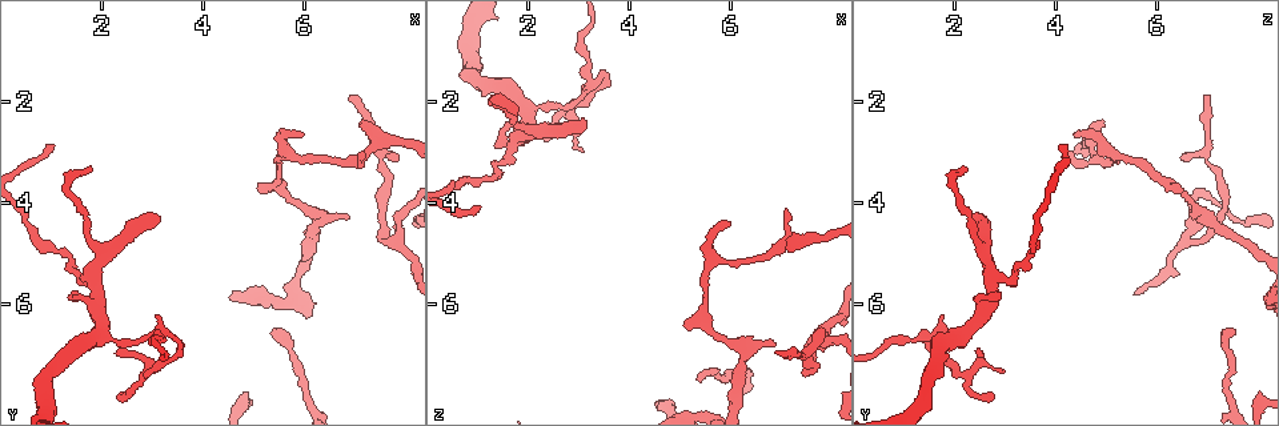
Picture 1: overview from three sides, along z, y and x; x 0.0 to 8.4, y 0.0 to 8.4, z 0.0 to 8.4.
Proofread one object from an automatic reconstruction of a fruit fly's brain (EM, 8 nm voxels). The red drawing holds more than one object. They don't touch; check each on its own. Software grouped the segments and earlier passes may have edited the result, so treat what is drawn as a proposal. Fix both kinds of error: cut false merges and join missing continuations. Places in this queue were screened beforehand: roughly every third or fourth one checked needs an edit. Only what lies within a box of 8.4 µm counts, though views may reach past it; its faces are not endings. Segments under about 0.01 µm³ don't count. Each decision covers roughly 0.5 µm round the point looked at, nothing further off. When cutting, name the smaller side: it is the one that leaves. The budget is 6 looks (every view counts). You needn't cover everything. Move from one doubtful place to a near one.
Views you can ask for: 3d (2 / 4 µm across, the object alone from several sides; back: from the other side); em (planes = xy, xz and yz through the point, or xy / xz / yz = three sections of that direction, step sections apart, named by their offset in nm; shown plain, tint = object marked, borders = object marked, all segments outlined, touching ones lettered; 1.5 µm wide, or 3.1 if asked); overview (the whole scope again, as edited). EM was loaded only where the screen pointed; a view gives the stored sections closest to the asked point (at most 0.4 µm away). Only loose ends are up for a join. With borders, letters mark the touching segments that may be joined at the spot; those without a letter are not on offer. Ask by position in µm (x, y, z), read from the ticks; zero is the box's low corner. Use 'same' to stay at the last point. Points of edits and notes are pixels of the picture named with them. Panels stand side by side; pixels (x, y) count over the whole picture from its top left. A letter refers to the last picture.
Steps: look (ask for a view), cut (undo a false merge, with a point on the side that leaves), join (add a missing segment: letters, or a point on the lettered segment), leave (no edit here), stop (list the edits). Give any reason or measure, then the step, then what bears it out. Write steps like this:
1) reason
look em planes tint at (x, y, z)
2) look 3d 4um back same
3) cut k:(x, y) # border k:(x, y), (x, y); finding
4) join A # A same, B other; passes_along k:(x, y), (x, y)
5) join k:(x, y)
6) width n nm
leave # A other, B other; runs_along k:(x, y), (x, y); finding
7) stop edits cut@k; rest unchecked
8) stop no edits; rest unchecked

sharp bend
look 3d 2um at (6.35, 4.25, 6.85)

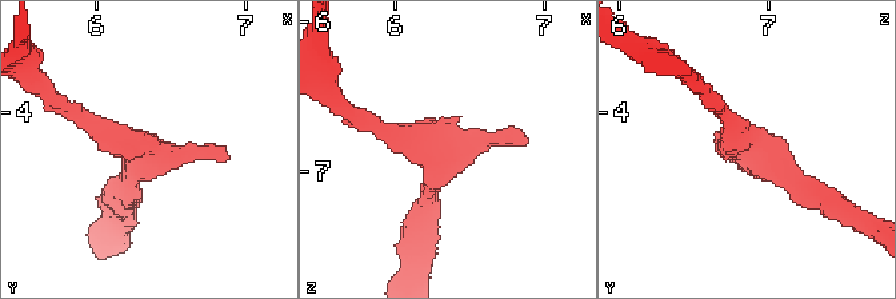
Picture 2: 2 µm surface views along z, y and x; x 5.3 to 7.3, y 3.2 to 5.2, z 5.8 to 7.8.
look em planes tint at (6.32, 4.26, 6.90)

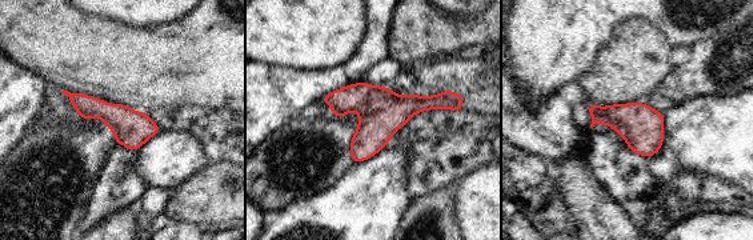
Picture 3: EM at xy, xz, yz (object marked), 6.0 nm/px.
look em planes borders same

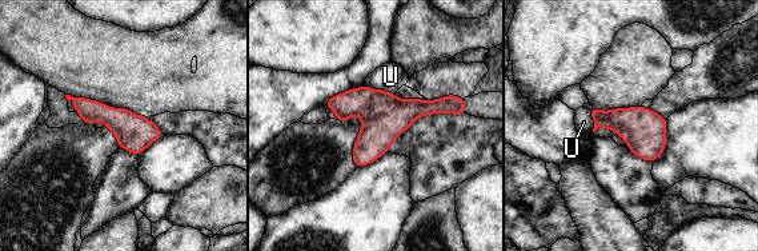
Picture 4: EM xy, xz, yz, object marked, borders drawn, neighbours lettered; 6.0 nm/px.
leave # U other; runs_along 4:(329, 103), (453, 107); all the same neuron

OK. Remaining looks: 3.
free end
look 3d 4um at (3.15, 4.25, 2.30)

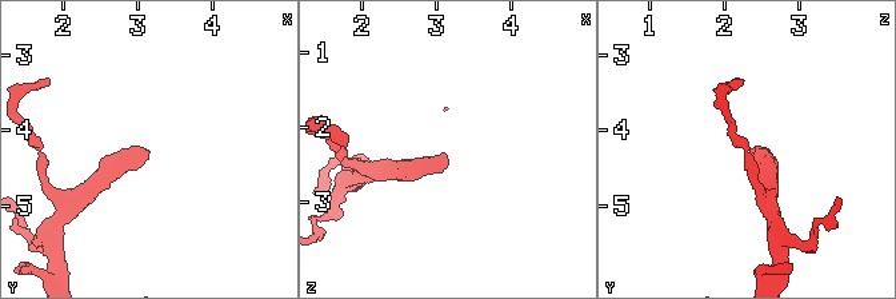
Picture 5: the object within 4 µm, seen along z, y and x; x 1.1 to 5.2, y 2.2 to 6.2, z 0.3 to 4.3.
shape alone is not enough
look em planes borders at (3.10, 4.25, 2.35)

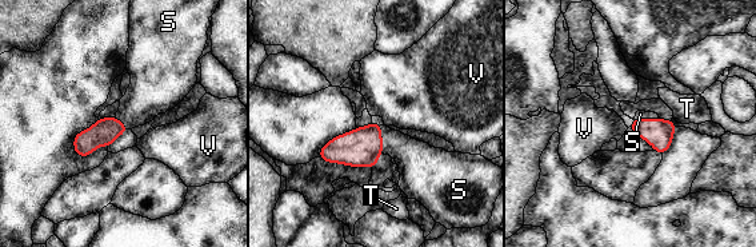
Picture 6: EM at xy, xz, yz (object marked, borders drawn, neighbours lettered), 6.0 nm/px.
longest_contact S 170 nm
join S # S same, T other, V other; passes_along 6:(362, 147), (382, 139), (416, 160); the neuron continues

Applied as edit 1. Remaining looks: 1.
an open end
look em planes borders at (6.00, 2.60, 4.40)

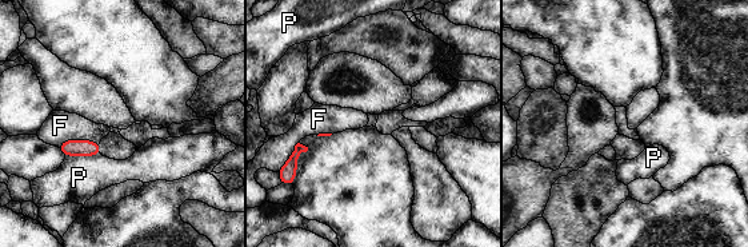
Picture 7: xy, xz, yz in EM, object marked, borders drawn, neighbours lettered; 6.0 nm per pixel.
width 100 nm
leave # F other, P other; border 7:(99, 142), (66, 139), (58, 147); no lettered segment goes on from it

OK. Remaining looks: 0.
stop edits join@6; rest unchecked

